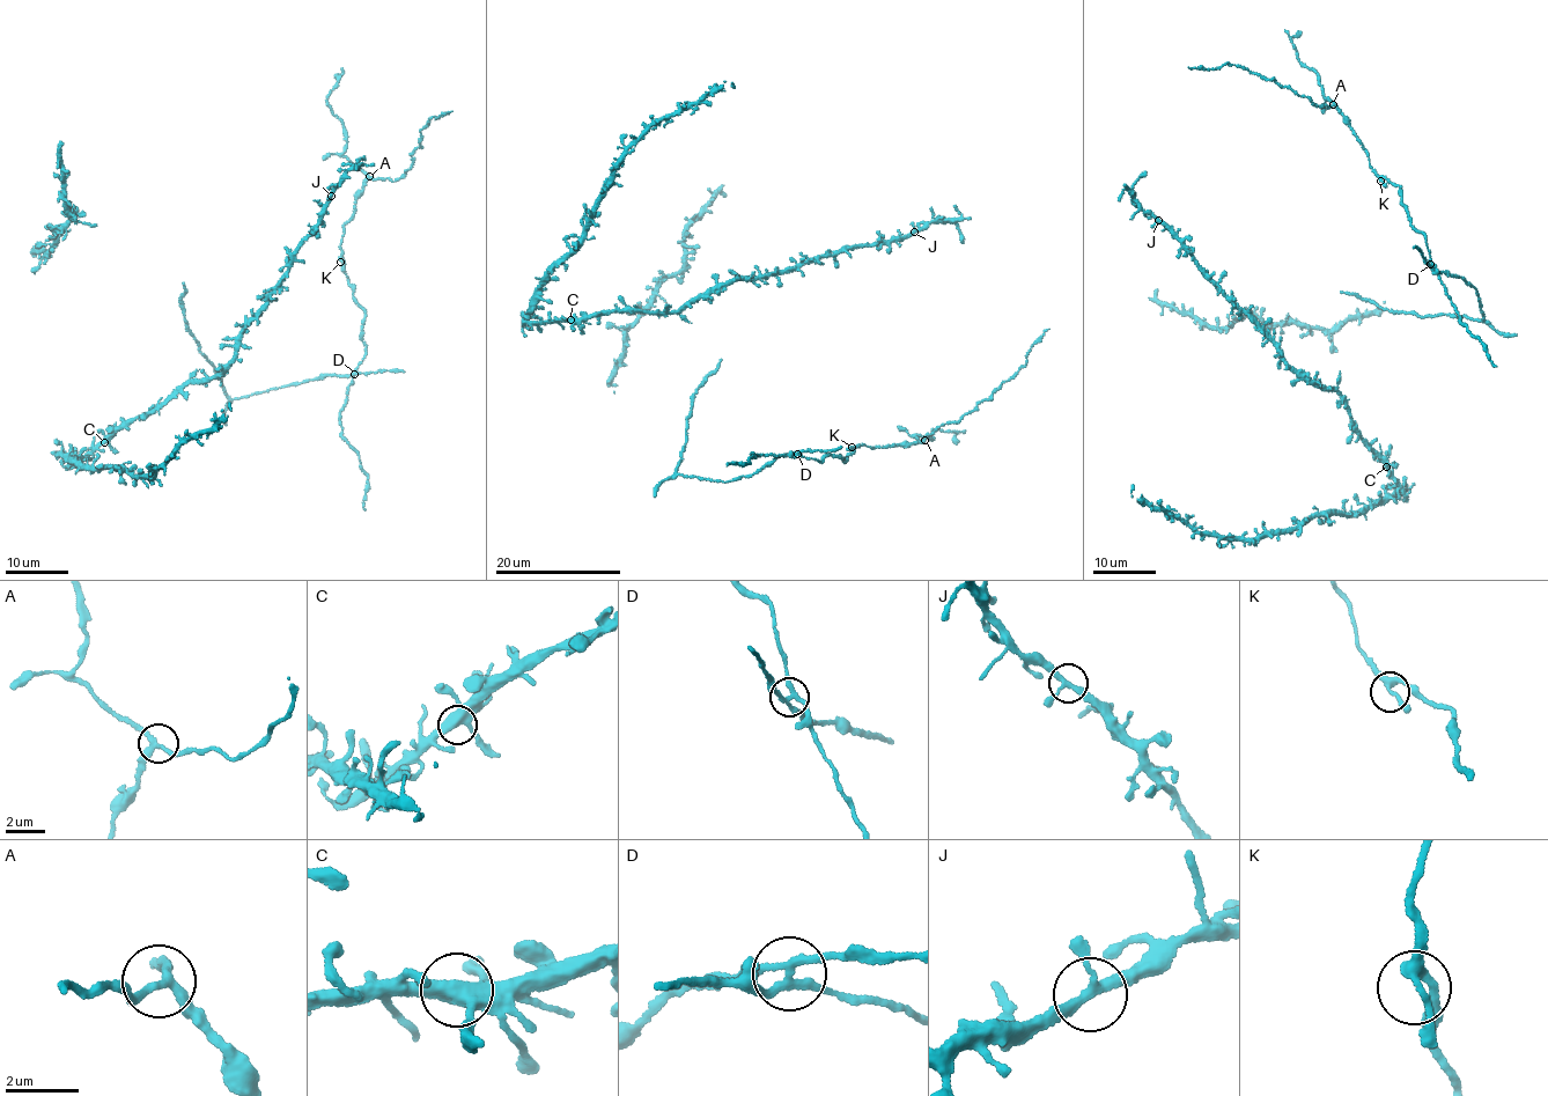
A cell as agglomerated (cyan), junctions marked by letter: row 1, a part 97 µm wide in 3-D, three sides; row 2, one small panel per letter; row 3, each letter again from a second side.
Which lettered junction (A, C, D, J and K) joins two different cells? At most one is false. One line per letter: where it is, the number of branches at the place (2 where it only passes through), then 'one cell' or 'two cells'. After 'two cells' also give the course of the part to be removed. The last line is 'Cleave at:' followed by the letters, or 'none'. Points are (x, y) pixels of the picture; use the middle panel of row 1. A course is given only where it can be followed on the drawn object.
A: at (924, 440); 3 branches meet; one cell
C: at (570, 320); 4 branches meet; one cell
D: at (797, 454); 4 branches meet; two cells; foreign part runs (797, 453), (773, 458), (752, 473), (723, 482), (676, 472), (695, 389), (722, 360)
J: at (914, 232); 3 branches meet; one cell
K: at (852, 447); 3 branches meet; one cell
Cleave at: D

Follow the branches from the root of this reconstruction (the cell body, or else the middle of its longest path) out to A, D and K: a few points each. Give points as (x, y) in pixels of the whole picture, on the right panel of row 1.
A: (1401, 313), (1483, 321), (1476, 291), (1431, 267), (1401, 188), (1371, 168), (1333, 104)
D: (1401, 313), (1414, 310), (1425, 317), (1466, 315), (1483, 321), (1476, 291), (1458, 276), (1440, 272), (1430, 265)
K: (1401, 313), (1483, 321), (1476, 291), (1458, 276), (1431, 267), (1427, 237), (1410, 223), (1401, 188), (1380, 181)

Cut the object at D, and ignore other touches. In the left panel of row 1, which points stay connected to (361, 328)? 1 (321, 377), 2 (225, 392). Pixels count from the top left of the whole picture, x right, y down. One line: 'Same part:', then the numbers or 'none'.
Same part: none

